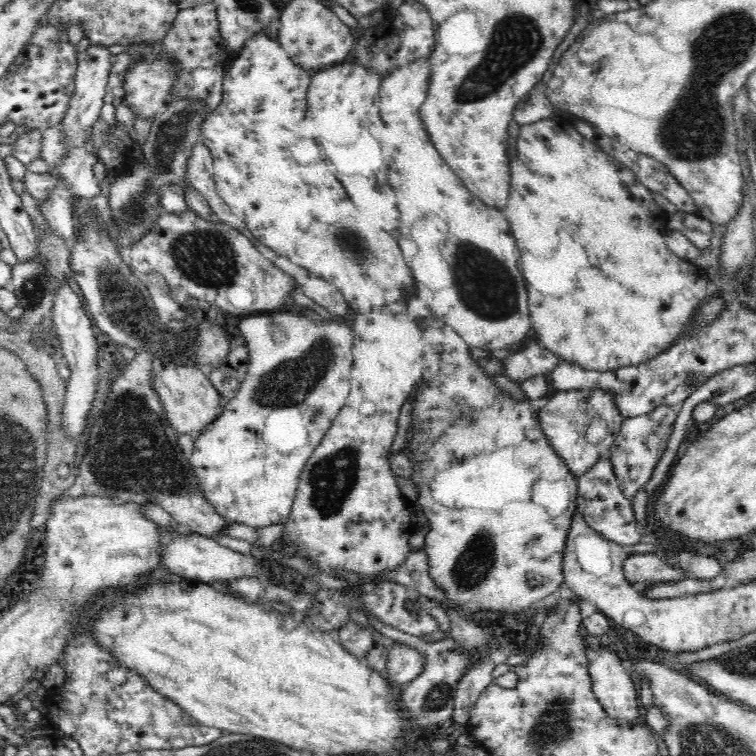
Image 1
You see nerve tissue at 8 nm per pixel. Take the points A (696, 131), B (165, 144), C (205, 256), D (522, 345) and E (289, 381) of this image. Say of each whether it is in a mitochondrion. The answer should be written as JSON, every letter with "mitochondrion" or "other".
{"A":"mitochondrion","B":"mitochondrion","C":"mitochondrion","D":"other","E":"mitochondrion"}

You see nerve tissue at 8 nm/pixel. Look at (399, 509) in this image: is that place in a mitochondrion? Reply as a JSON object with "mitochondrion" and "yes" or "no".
{"mitochondrion":"no"}

